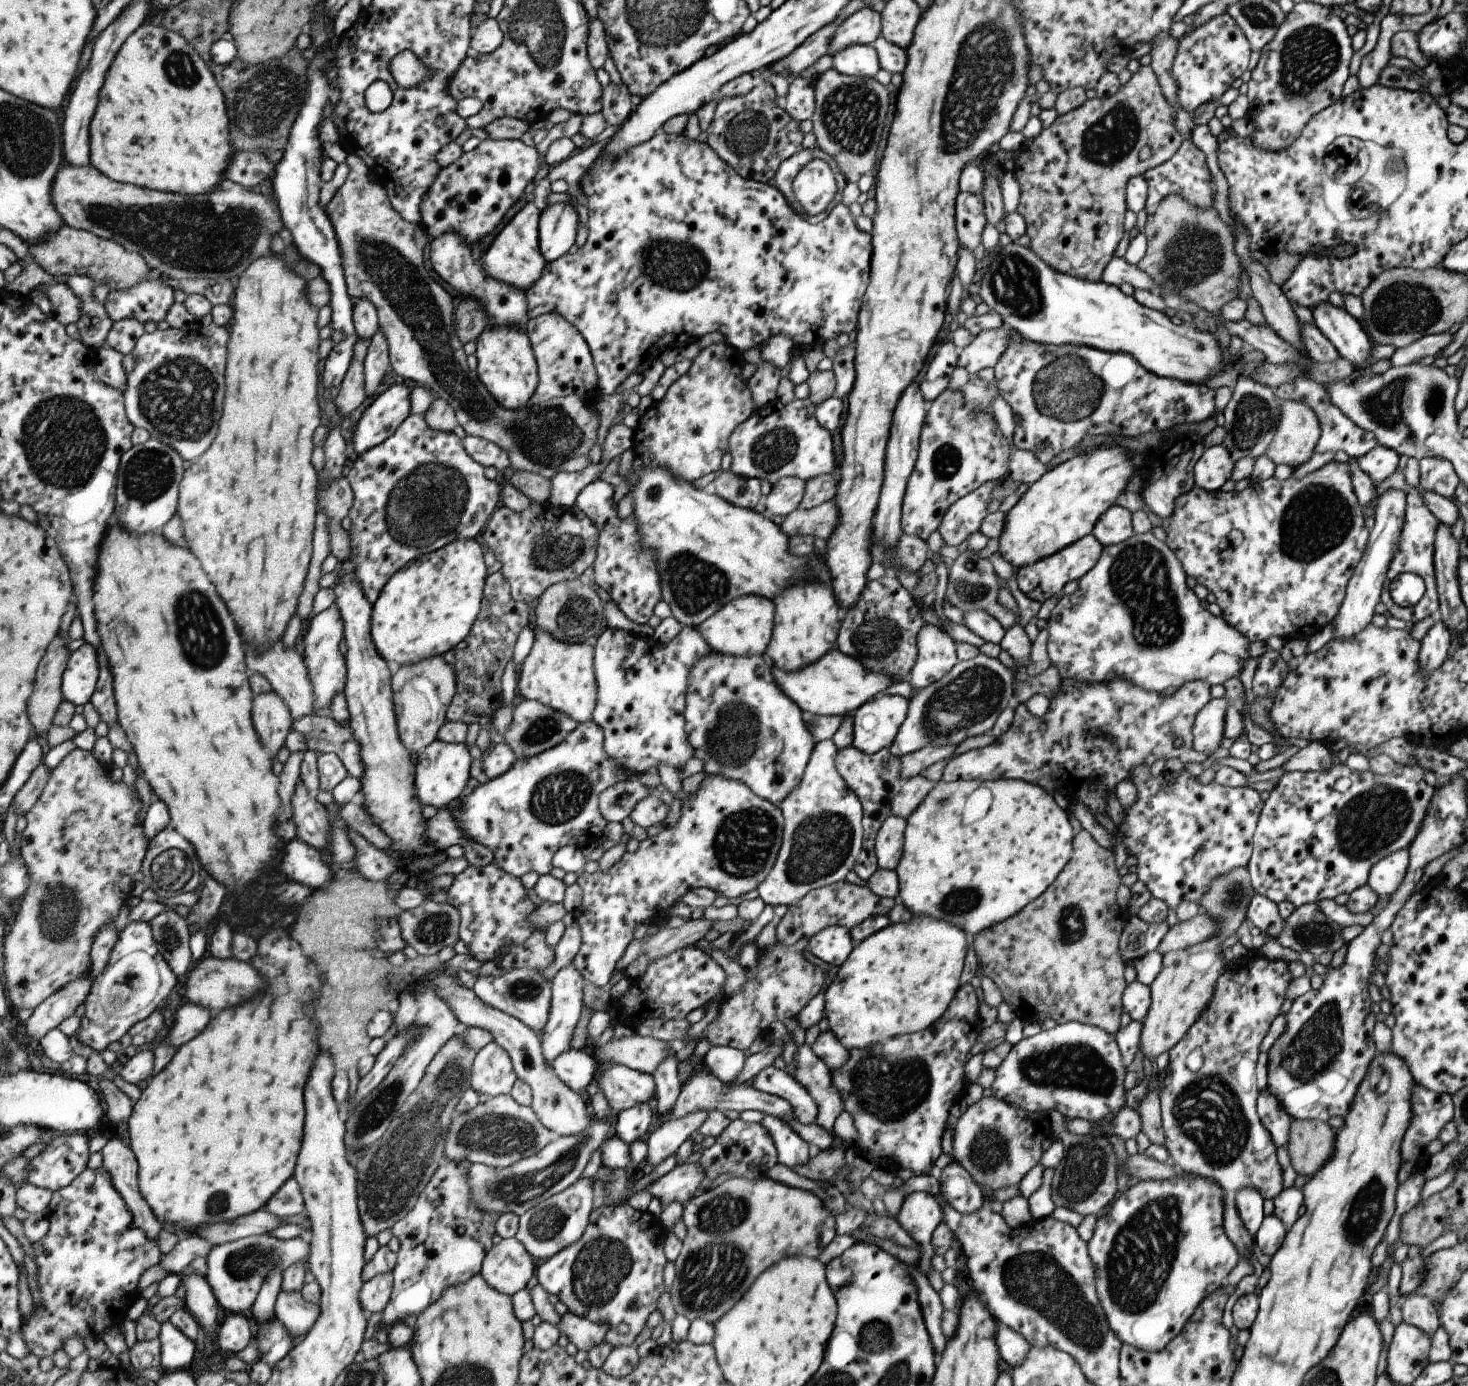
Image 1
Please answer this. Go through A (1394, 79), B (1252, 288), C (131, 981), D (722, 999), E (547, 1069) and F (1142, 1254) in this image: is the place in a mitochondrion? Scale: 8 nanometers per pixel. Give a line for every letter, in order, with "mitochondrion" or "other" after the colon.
A: other
B: other
C: mitochondrion
D: other
E: other
F: mitochondrion

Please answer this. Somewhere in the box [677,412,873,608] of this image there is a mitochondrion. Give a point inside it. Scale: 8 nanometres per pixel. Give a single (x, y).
(775, 448)

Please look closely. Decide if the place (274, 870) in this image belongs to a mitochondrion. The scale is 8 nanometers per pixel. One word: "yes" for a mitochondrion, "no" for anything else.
no

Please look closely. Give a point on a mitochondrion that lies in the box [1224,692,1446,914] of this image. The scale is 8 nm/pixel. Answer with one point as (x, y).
(1375, 820)

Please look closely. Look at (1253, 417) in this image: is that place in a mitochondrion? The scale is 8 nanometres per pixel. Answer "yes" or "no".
yes

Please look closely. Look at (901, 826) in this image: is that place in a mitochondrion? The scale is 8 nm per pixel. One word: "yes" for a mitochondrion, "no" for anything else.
no

